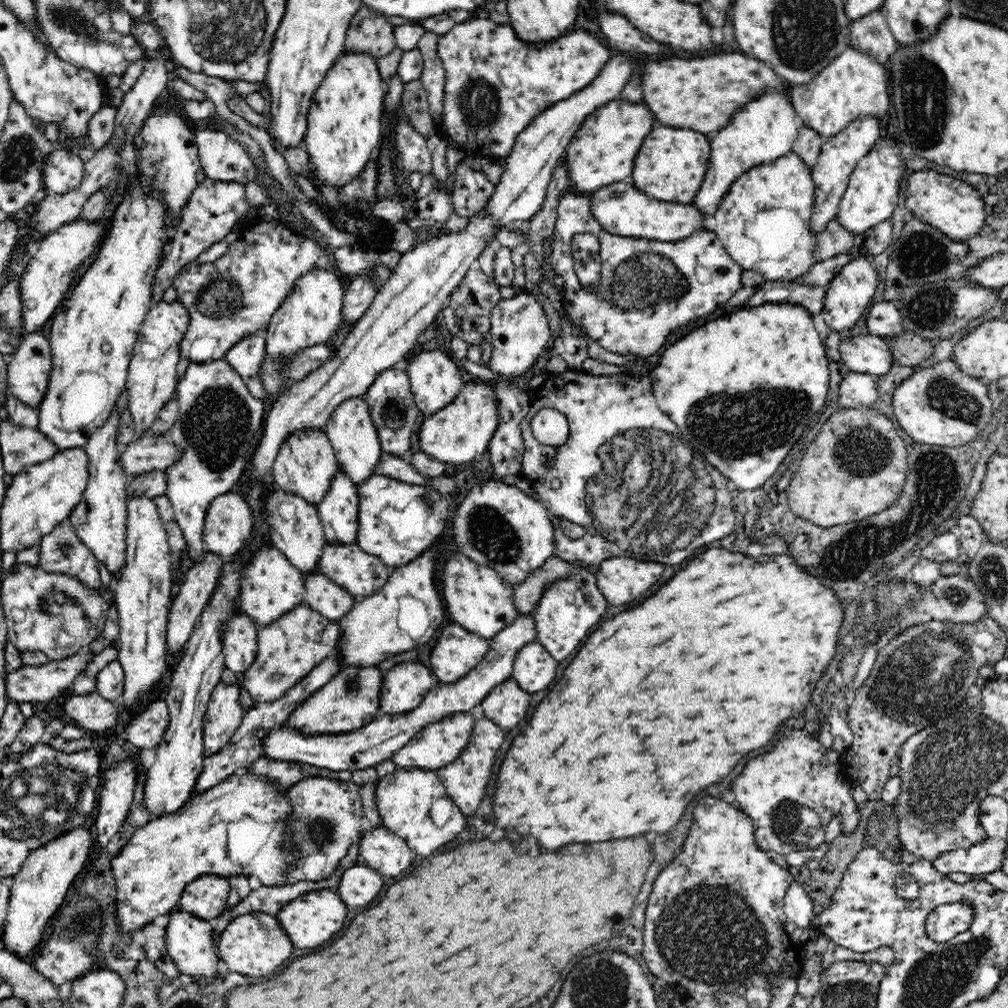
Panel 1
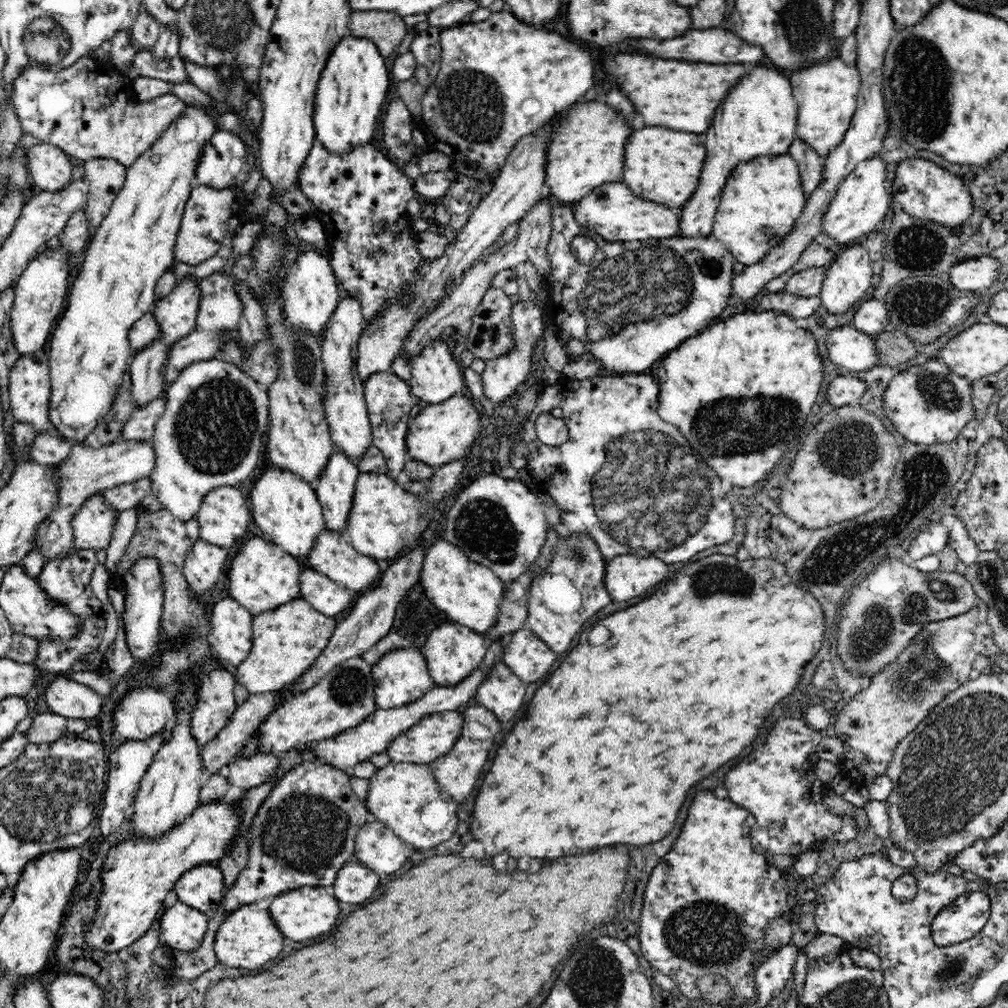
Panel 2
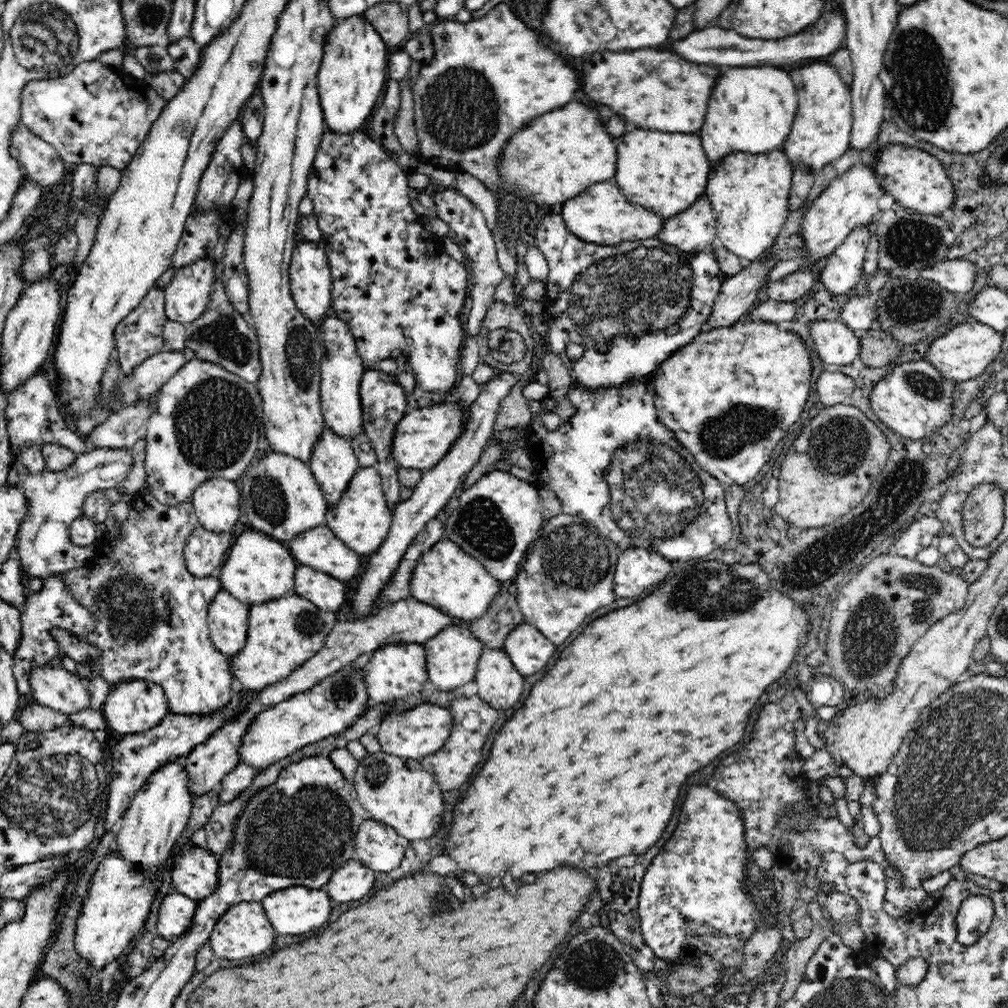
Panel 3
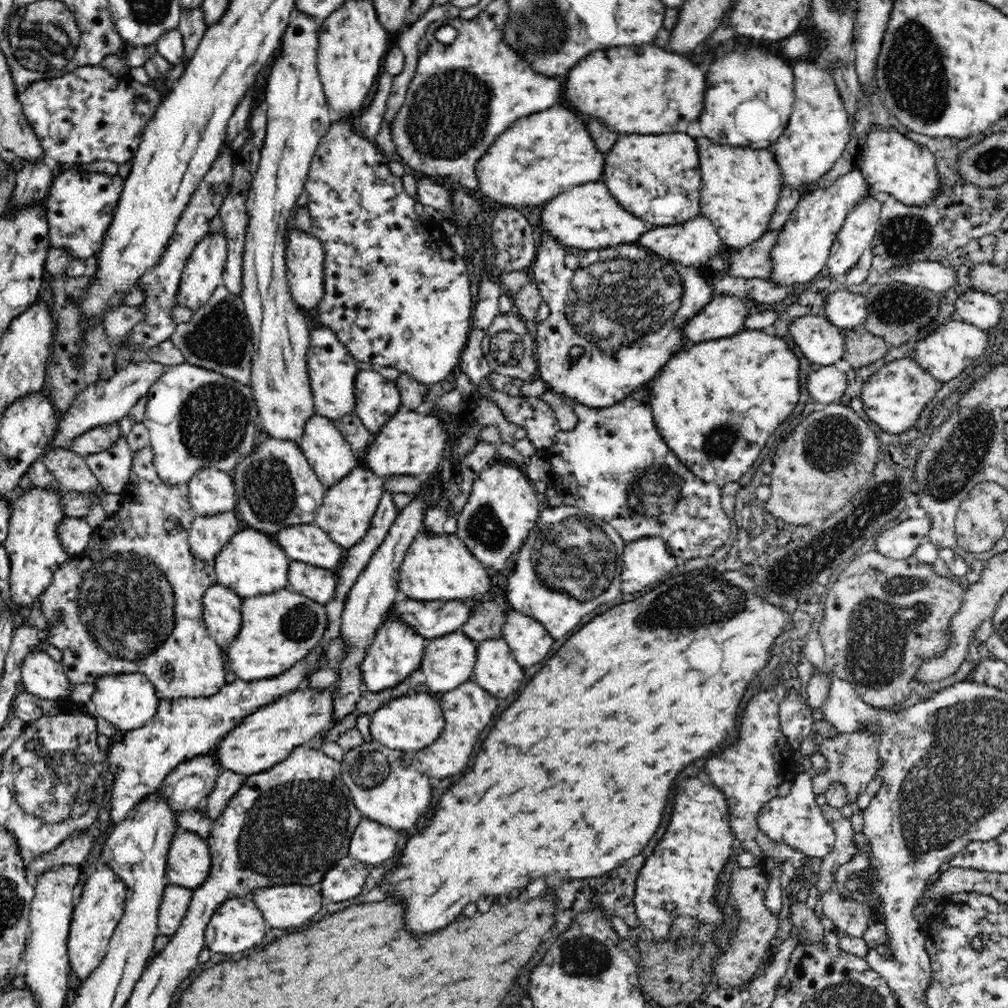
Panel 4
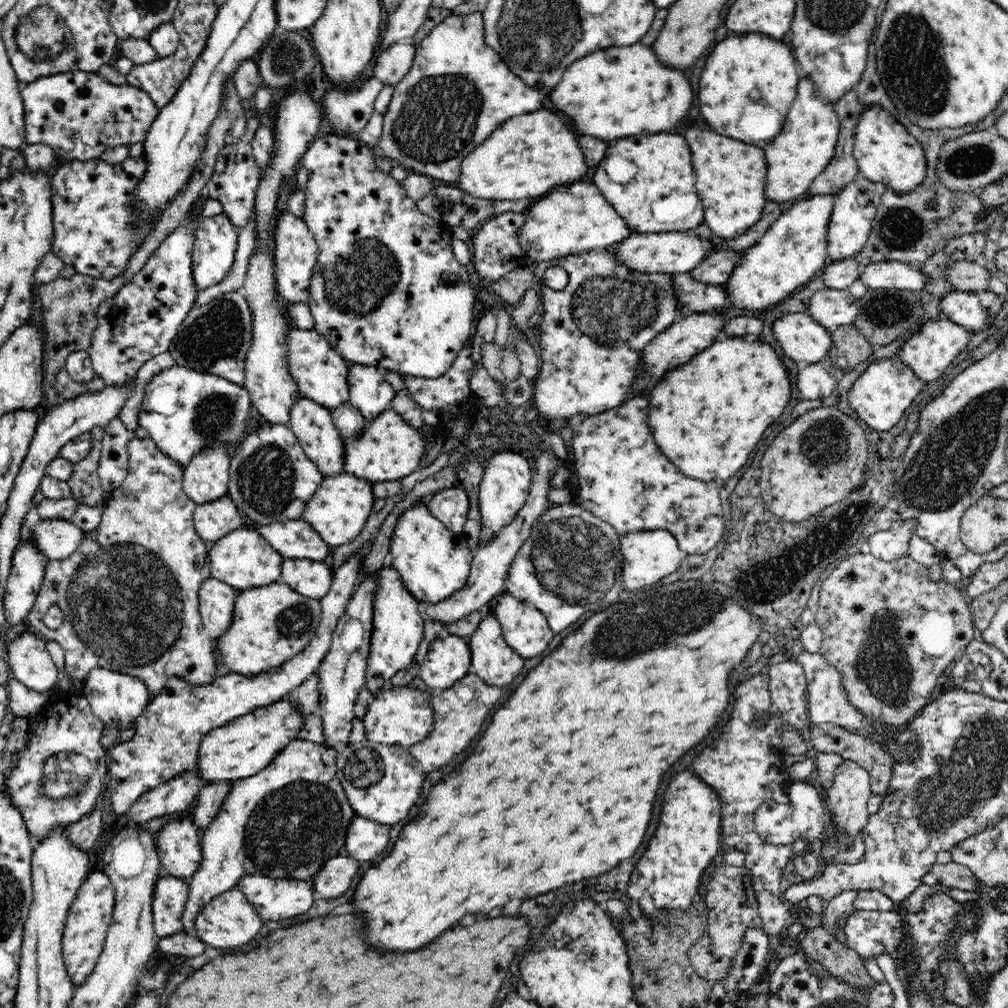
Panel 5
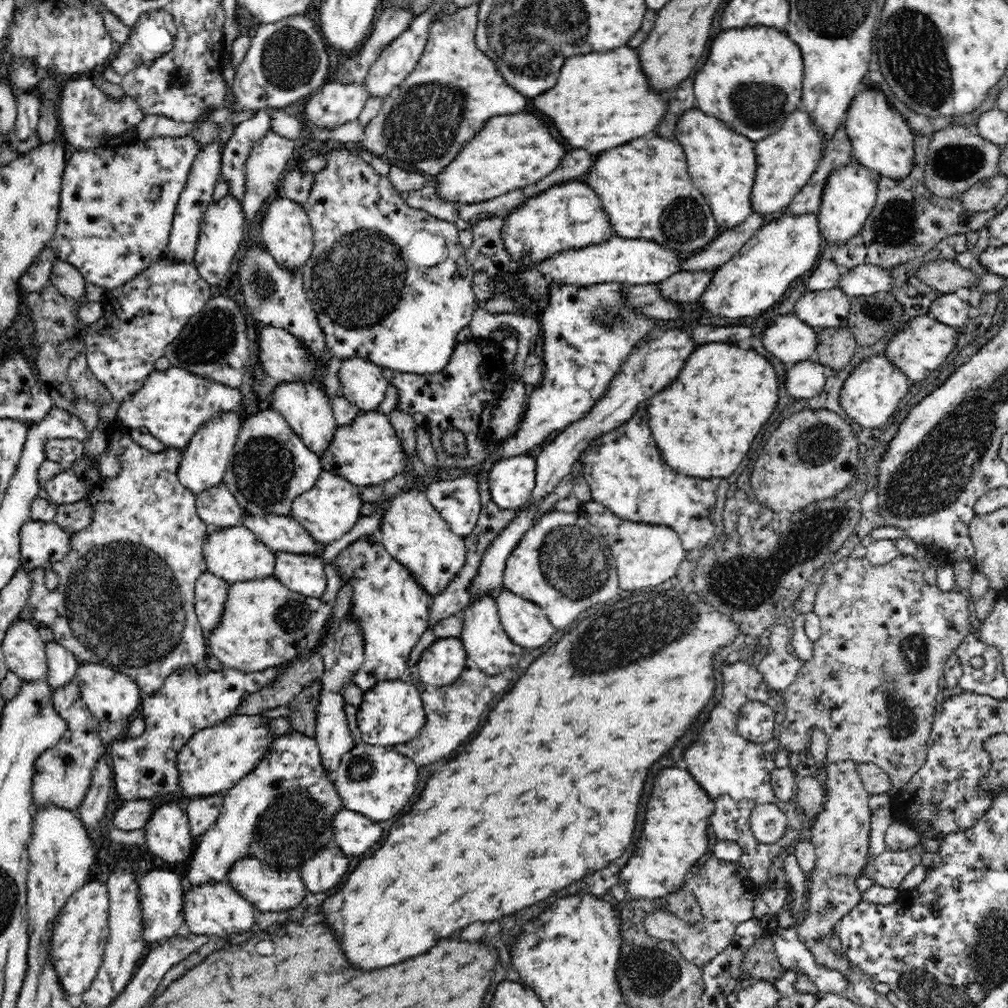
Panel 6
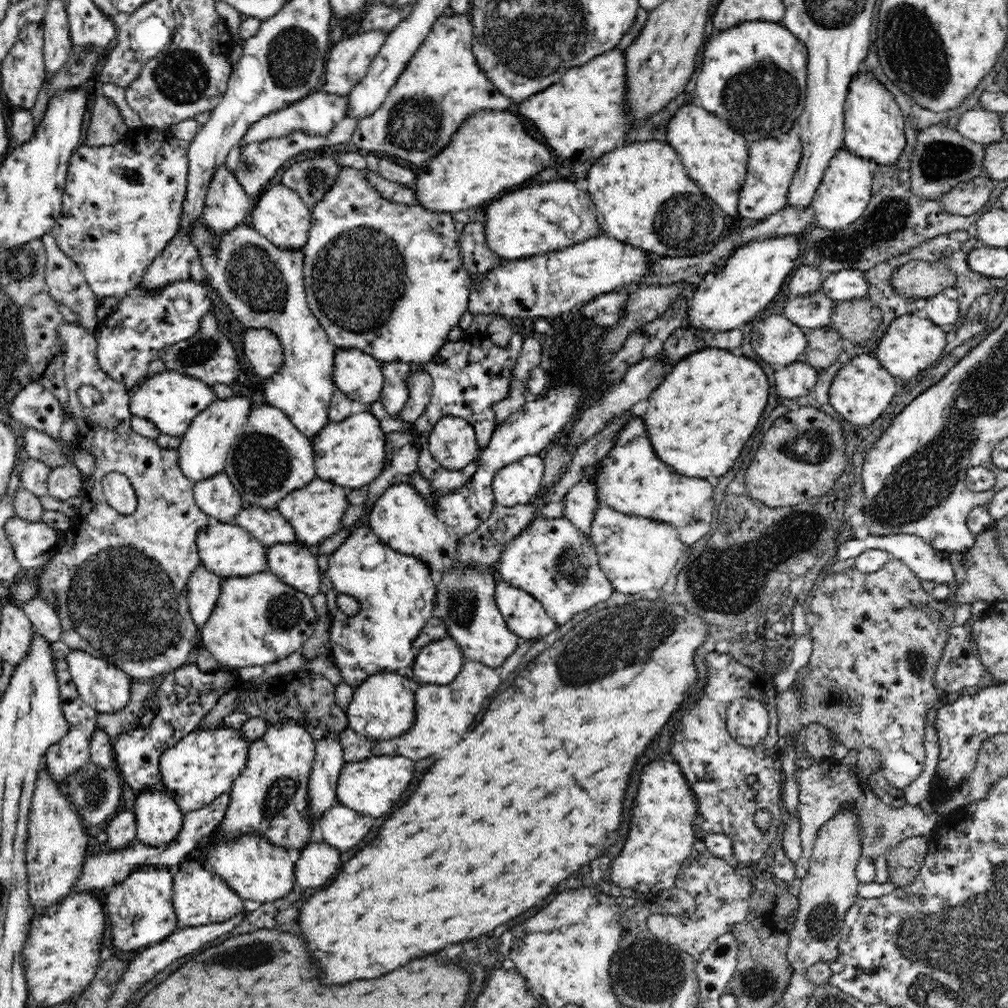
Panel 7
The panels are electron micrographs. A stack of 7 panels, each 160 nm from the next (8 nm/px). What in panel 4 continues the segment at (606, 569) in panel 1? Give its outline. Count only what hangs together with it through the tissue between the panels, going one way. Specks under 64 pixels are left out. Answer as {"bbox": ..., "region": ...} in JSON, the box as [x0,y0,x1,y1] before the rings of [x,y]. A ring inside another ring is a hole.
{"bbox":[622,536,676,596],"region":[[[661,536],[642,537],[623,548],[622,596],[650,589],[676,568],[676,556]]]}

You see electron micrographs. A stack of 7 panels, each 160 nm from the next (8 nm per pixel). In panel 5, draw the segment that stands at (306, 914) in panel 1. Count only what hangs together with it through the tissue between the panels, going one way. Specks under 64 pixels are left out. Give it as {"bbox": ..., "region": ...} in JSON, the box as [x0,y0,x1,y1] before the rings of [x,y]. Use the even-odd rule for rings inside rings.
{"bbox":[237,873,317,922],"region":[[[247,873],[238,880],[237,888],[242,891],[246,898],[254,905],[255,910],[266,922],[268,920],[284,920],[284,918],[294,918],[304,912],[308,912],[314,905],[317,897],[312,887],[312,882],[305,880],[286,880],[260,876],[257,873]]]}

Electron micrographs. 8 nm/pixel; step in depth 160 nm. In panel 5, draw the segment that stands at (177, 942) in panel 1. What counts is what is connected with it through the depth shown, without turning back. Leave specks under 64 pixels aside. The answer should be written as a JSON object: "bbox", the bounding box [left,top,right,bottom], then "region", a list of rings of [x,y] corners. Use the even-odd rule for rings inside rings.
{"bbox":[152,873,188,936],"region":[[[165,873],[158,878],[152,898],[156,936],[172,936],[183,930],[182,917],[188,896],[188,881]]]}

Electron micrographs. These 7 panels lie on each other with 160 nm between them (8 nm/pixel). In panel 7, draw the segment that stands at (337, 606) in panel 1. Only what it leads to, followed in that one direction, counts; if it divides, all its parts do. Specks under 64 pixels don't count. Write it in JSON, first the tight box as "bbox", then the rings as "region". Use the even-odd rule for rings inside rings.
{"bbox":[266,543,320,596],"region":[[[301,543],[274,544],[266,550],[267,568],[282,582],[308,596],[320,594],[320,569],[314,548]]]}

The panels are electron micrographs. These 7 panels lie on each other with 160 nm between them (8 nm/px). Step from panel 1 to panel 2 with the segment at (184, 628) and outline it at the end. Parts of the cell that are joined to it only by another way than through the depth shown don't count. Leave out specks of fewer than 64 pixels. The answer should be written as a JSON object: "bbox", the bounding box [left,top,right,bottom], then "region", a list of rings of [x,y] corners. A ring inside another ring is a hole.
{"bbox":[183,539,228,594],"region":[[[198,539],[188,550],[183,564],[183,573],[189,588],[204,594],[223,576],[224,566],[228,560],[226,548],[220,548],[205,540]]]}

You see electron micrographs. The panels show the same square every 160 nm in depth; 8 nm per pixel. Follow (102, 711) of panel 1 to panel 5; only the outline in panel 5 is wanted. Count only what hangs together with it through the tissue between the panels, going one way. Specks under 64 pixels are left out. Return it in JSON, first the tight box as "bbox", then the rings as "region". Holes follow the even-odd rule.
{"bbox":[8,632,61,692],"region":[[[23,632],[8,646],[8,664],[12,678],[24,687],[46,692],[57,688],[61,666],[48,653],[36,634]]]}

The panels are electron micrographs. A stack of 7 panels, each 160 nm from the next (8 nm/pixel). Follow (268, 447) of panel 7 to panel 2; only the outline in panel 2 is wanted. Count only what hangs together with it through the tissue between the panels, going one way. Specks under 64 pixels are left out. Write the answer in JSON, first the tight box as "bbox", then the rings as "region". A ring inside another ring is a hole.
{"bbox":[249,468,324,558],"region":[[[286,468],[264,471],[250,492],[249,506],[252,506],[252,518],[256,526],[260,526],[261,535],[297,558],[307,556],[324,528],[323,510],[314,485]]]}

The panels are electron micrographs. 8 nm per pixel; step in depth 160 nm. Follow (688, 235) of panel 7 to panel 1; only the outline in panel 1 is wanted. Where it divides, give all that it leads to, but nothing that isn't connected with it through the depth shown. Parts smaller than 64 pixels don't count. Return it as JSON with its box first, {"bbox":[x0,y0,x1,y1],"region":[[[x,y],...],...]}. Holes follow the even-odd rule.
{"bbox":[631,128,710,204],"region":[[[656,128],[652,130],[634,160],[631,181],[635,188],[654,198],[678,204],[690,204],[704,180],[710,158],[710,142],[702,132],[682,128]]]}

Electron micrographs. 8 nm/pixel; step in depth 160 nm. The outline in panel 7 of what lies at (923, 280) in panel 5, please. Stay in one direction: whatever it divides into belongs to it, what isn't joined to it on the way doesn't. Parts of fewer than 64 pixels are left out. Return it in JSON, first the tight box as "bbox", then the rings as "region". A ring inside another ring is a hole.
{"bbox":[821,269,870,302],"region":[[[846,269],[828,273],[821,291],[833,301],[840,302],[866,298],[869,289],[870,283],[864,277],[864,271]]]}

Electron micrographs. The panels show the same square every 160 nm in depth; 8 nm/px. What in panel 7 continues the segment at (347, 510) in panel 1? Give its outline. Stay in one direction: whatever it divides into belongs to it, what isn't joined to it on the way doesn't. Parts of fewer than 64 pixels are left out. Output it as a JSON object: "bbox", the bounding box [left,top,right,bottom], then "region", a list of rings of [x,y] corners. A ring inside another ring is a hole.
{"bbox":[192,220,338,441],"region":[[[202,220],[195,225],[192,232],[194,246],[198,247],[198,256],[202,259],[204,272],[208,272],[210,286],[218,290],[222,301],[232,311],[246,328],[267,328],[278,337],[282,343],[282,365],[278,372],[274,372],[265,383],[265,396],[270,406],[279,408],[292,421],[292,424],[310,441],[330,421],[328,408],[330,400],[337,386],[333,381],[334,354],[338,349],[330,340],[324,327],[310,310],[305,294],[303,268],[305,254],[303,249],[278,248],[268,239],[262,237],[248,222],[235,226],[226,233],[214,233],[202,224]]]}

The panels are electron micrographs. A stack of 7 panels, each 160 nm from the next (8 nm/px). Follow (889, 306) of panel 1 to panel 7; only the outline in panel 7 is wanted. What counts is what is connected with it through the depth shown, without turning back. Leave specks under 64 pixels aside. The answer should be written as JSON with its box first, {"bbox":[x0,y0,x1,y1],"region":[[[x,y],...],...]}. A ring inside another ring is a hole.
{"bbox":[783,291,836,329],"region":[[[822,291],[792,296],[786,301],[783,315],[801,329],[820,329],[829,326],[836,303]]]}

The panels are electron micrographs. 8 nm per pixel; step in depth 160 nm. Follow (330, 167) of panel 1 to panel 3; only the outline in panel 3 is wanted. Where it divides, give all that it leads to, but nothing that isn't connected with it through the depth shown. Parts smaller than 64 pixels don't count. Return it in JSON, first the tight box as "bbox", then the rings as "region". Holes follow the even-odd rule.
{"bbox":[317,14,388,132],"region":[[[362,14],[337,23],[326,36],[322,62],[317,74],[320,104],[325,126],[330,132],[361,131],[362,124],[372,117],[388,79],[385,41]]]}

